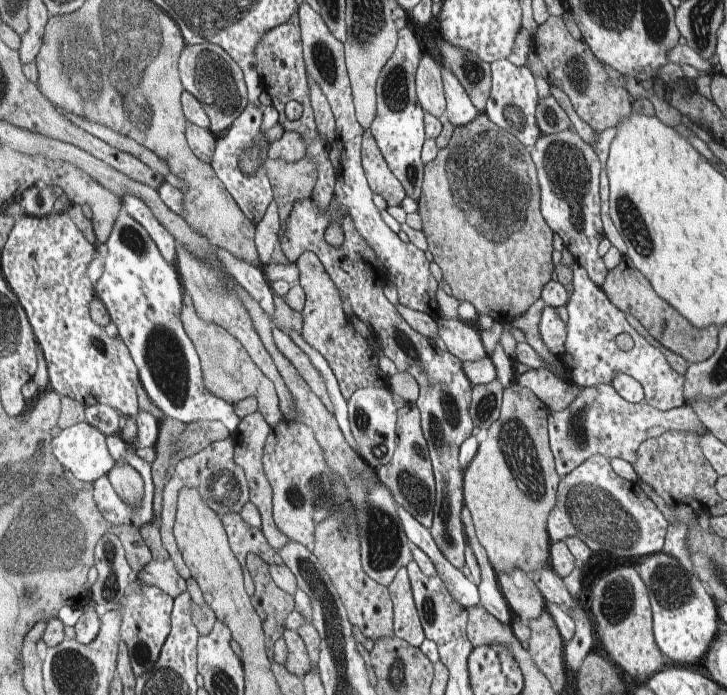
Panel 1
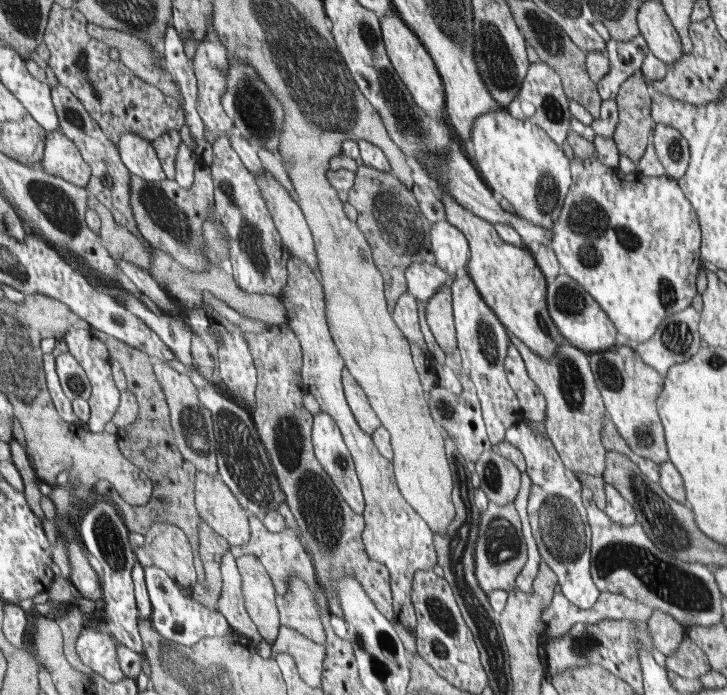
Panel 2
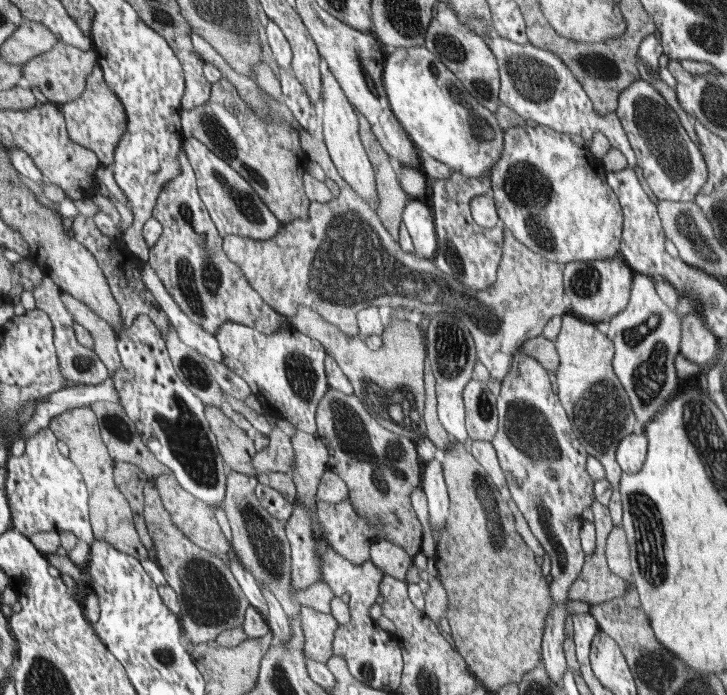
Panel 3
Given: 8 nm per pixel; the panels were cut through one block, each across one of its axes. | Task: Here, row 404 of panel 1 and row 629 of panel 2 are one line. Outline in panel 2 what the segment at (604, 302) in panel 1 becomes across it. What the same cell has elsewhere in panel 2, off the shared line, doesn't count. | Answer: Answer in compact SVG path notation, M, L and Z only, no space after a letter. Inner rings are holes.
M657 608L653 609L647 626L653 636L654 647L666 656L673 655L673 652L677 651L688 635L684 633L684 627L676 617Z

